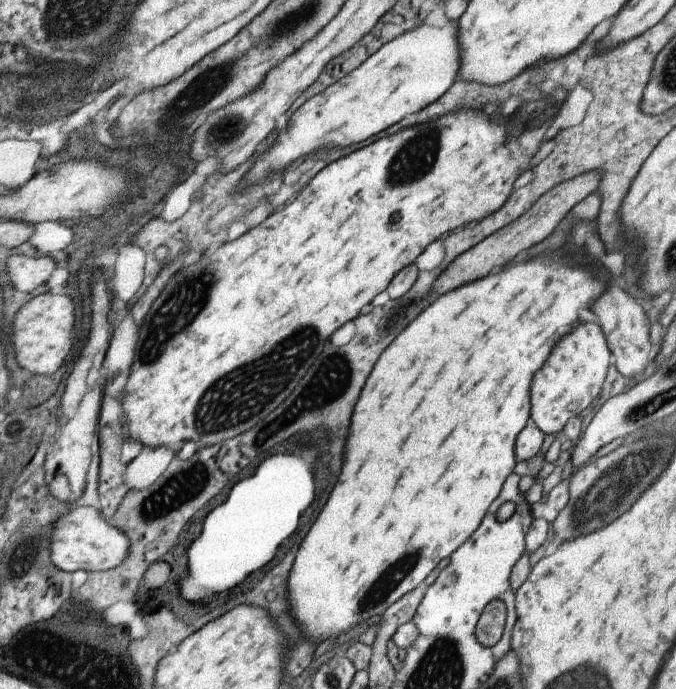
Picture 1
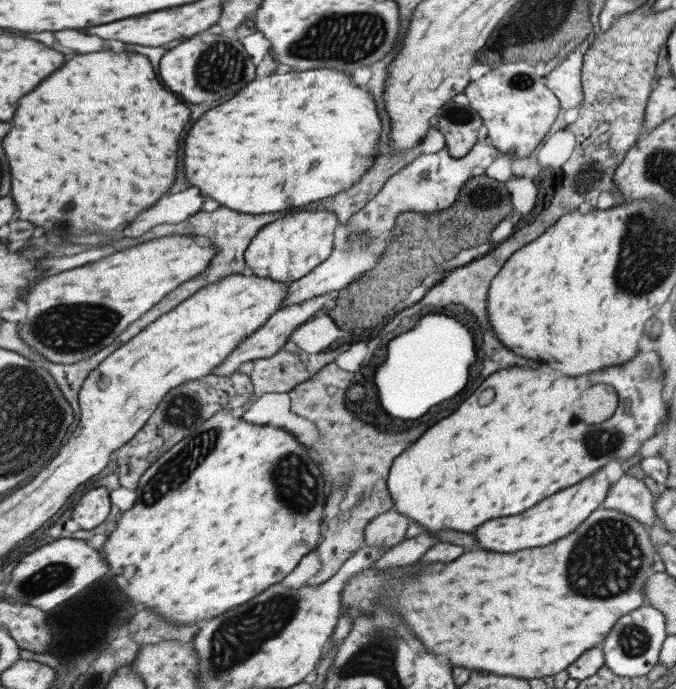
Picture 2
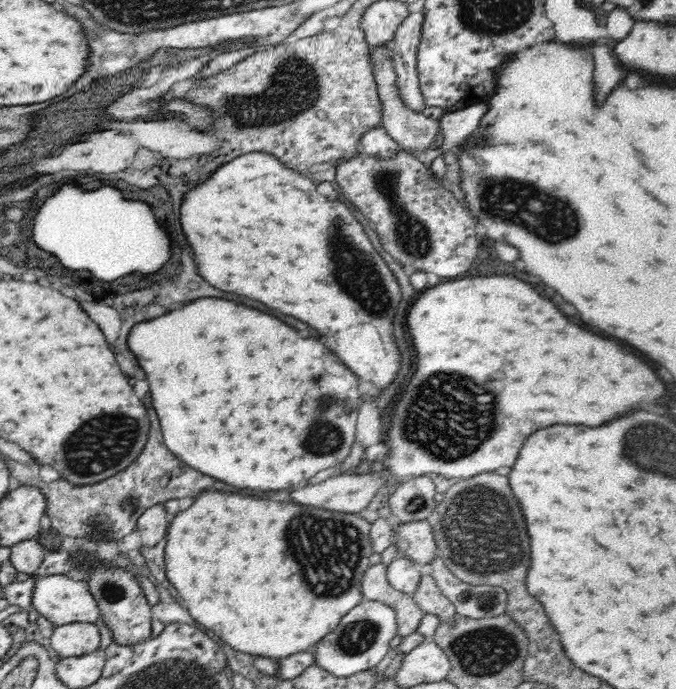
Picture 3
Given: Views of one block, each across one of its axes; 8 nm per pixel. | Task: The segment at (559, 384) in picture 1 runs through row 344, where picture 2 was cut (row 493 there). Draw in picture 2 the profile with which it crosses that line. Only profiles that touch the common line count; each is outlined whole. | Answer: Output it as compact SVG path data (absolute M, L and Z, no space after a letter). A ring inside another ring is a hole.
M599 467L593 474L583 478L579 484L573 484L571 488L565 488L553 496L547 496L543 502L535 504L535 508L531 506L527 512L521 512L517 516L487 520L483 526L475 530L475 540L479 548L493 550L493 552L515 552L527 546L535 548L535 546L545 546L549 542L555 542L557 538L573 532L587 516L600 508L610 485L603 467Z

